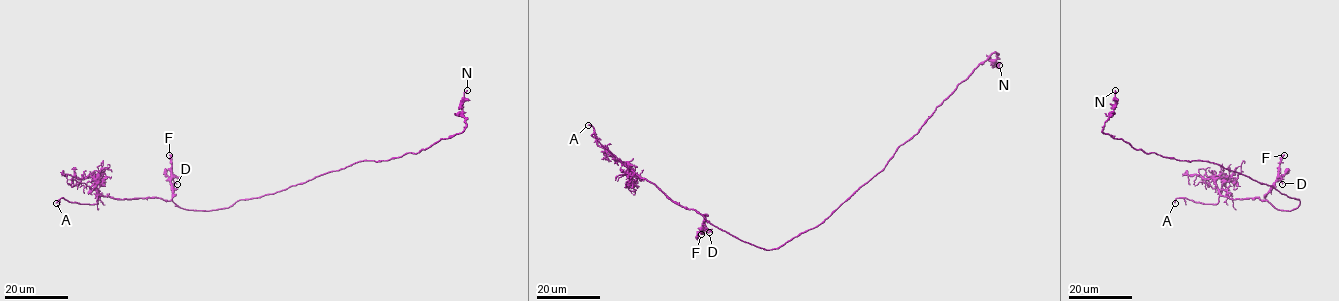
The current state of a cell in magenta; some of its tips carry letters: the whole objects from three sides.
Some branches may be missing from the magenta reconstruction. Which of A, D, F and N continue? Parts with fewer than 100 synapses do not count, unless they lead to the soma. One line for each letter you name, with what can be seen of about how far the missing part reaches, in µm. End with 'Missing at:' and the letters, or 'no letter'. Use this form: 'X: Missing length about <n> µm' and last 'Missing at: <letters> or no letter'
A: Missing length about 30 µm
Missing at: A

